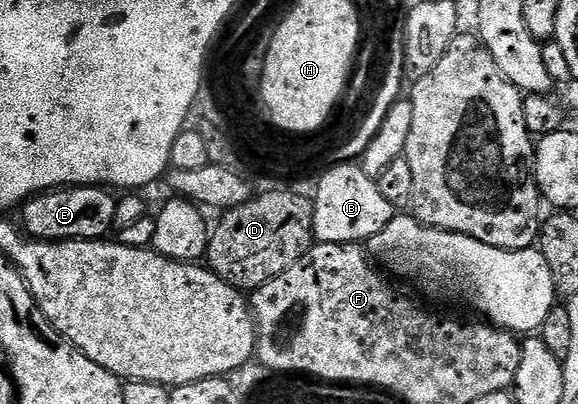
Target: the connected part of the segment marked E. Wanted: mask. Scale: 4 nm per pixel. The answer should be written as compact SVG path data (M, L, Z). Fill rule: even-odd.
M71 186L47 190L44 194L34 194L28 202L20 207L19 213L21 213L22 222L20 222L20 225L30 239L43 242L79 242L104 239L108 235L105 233L114 229L113 221L117 211L117 198L109 194L112 193L100 186Z

